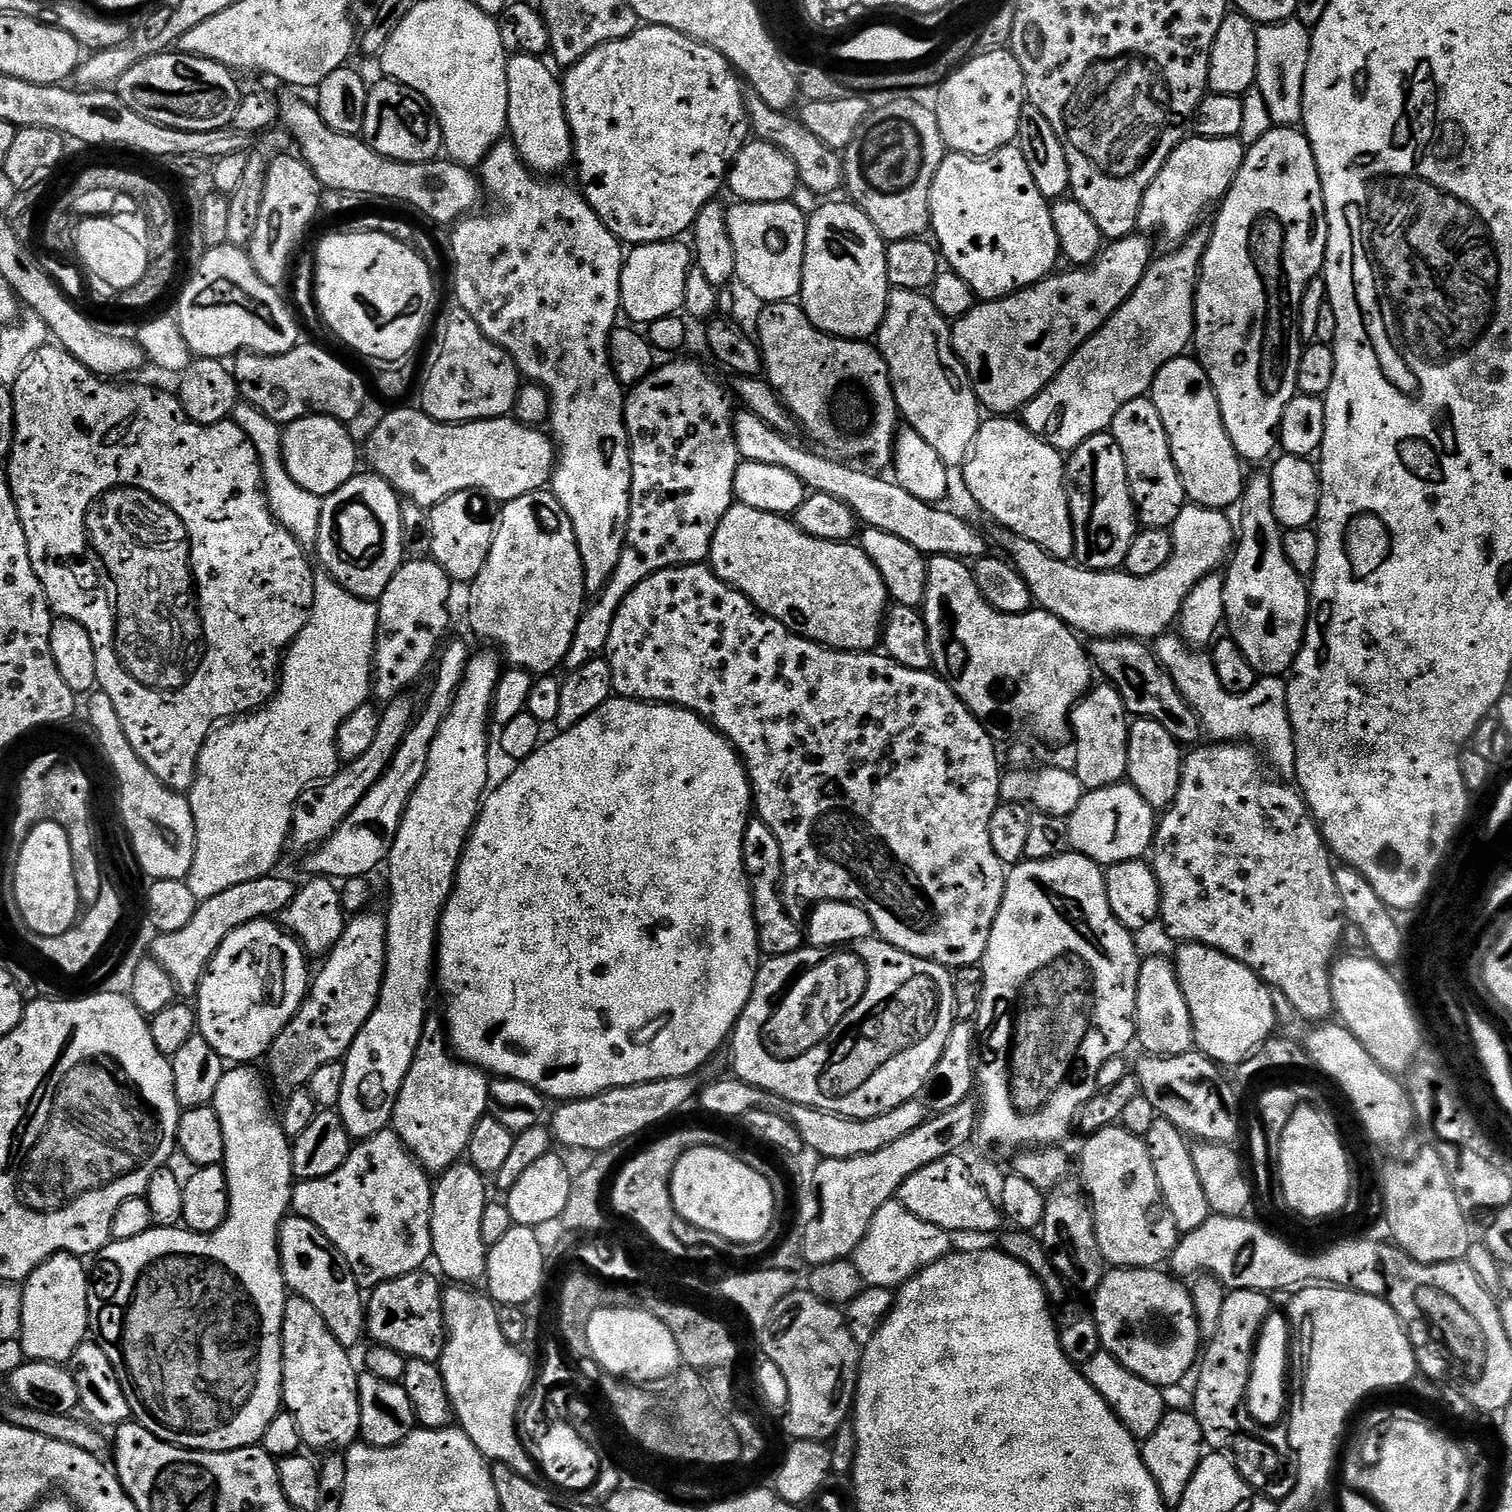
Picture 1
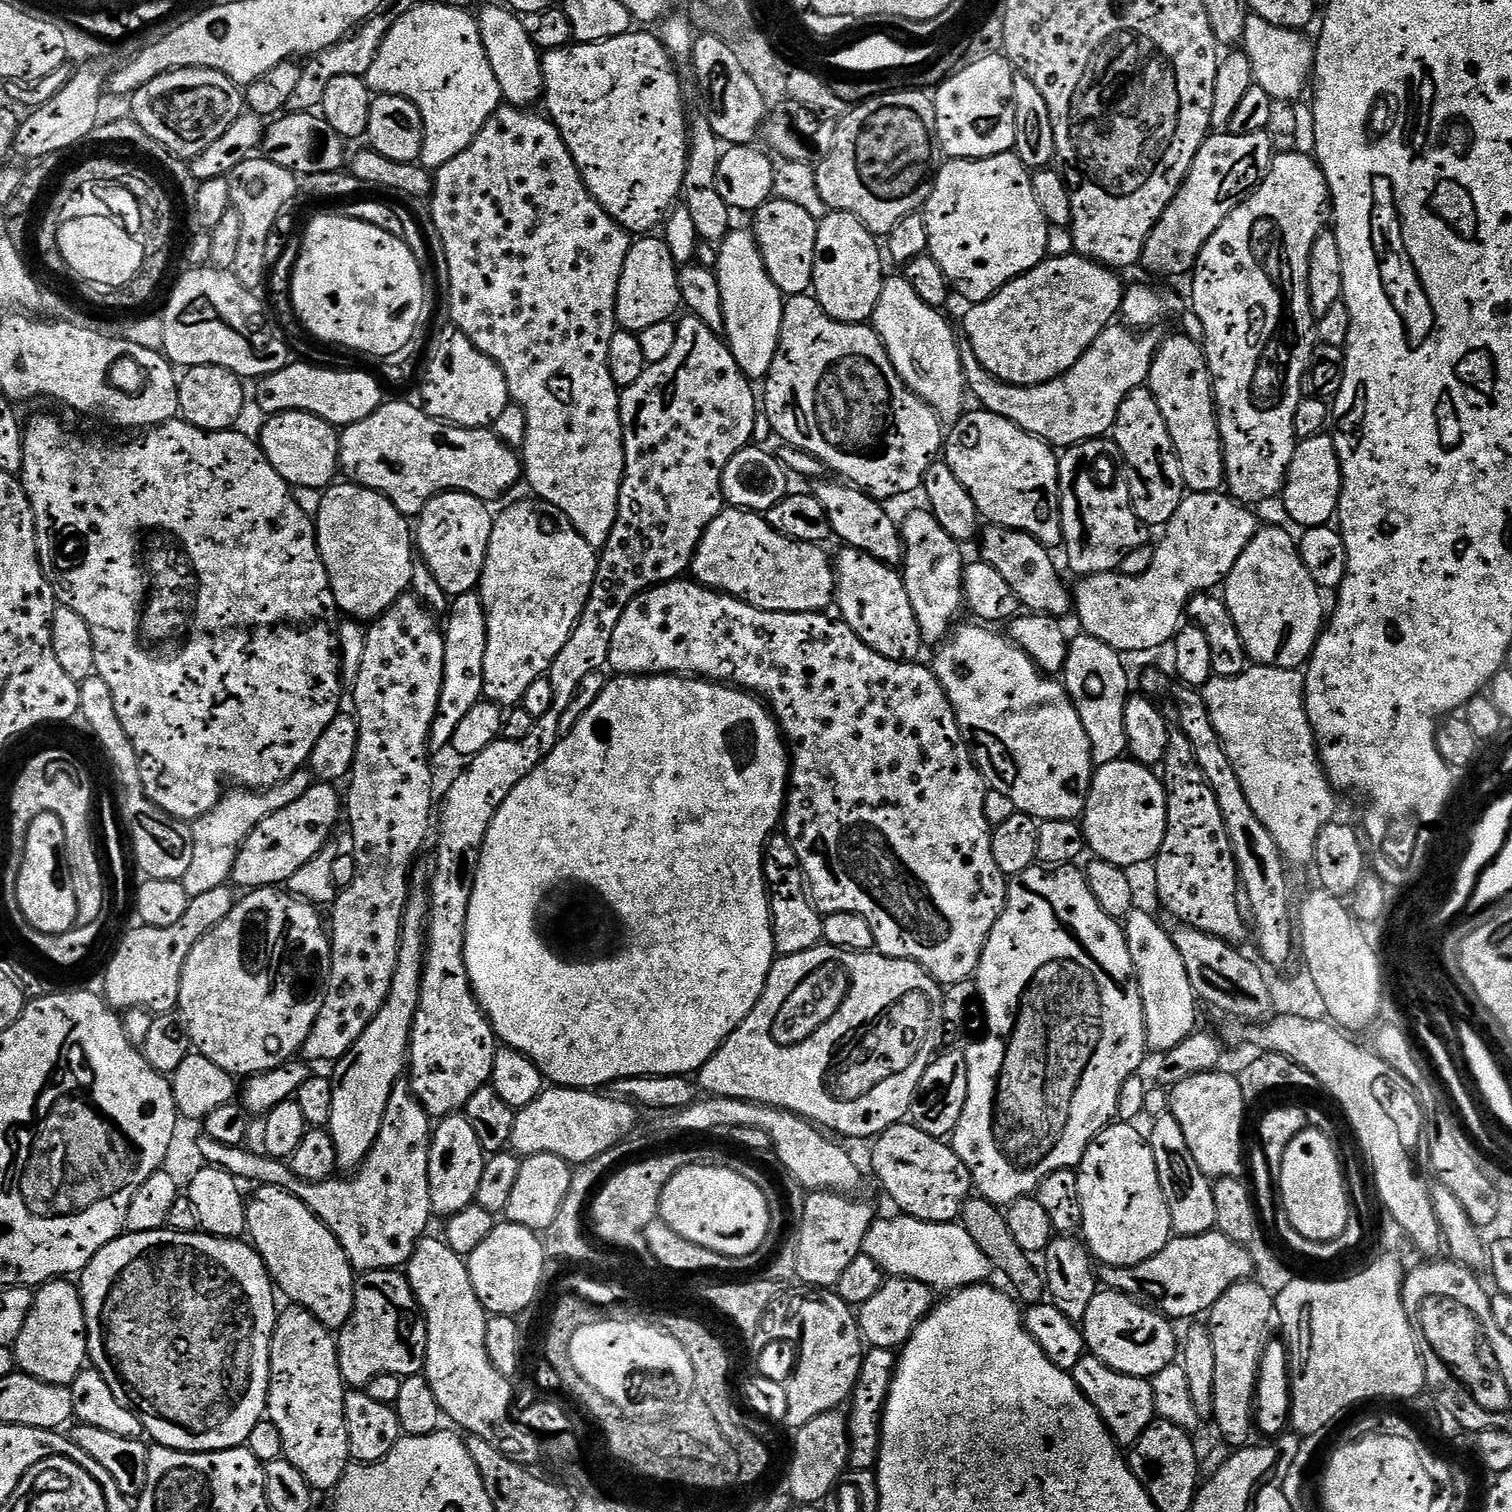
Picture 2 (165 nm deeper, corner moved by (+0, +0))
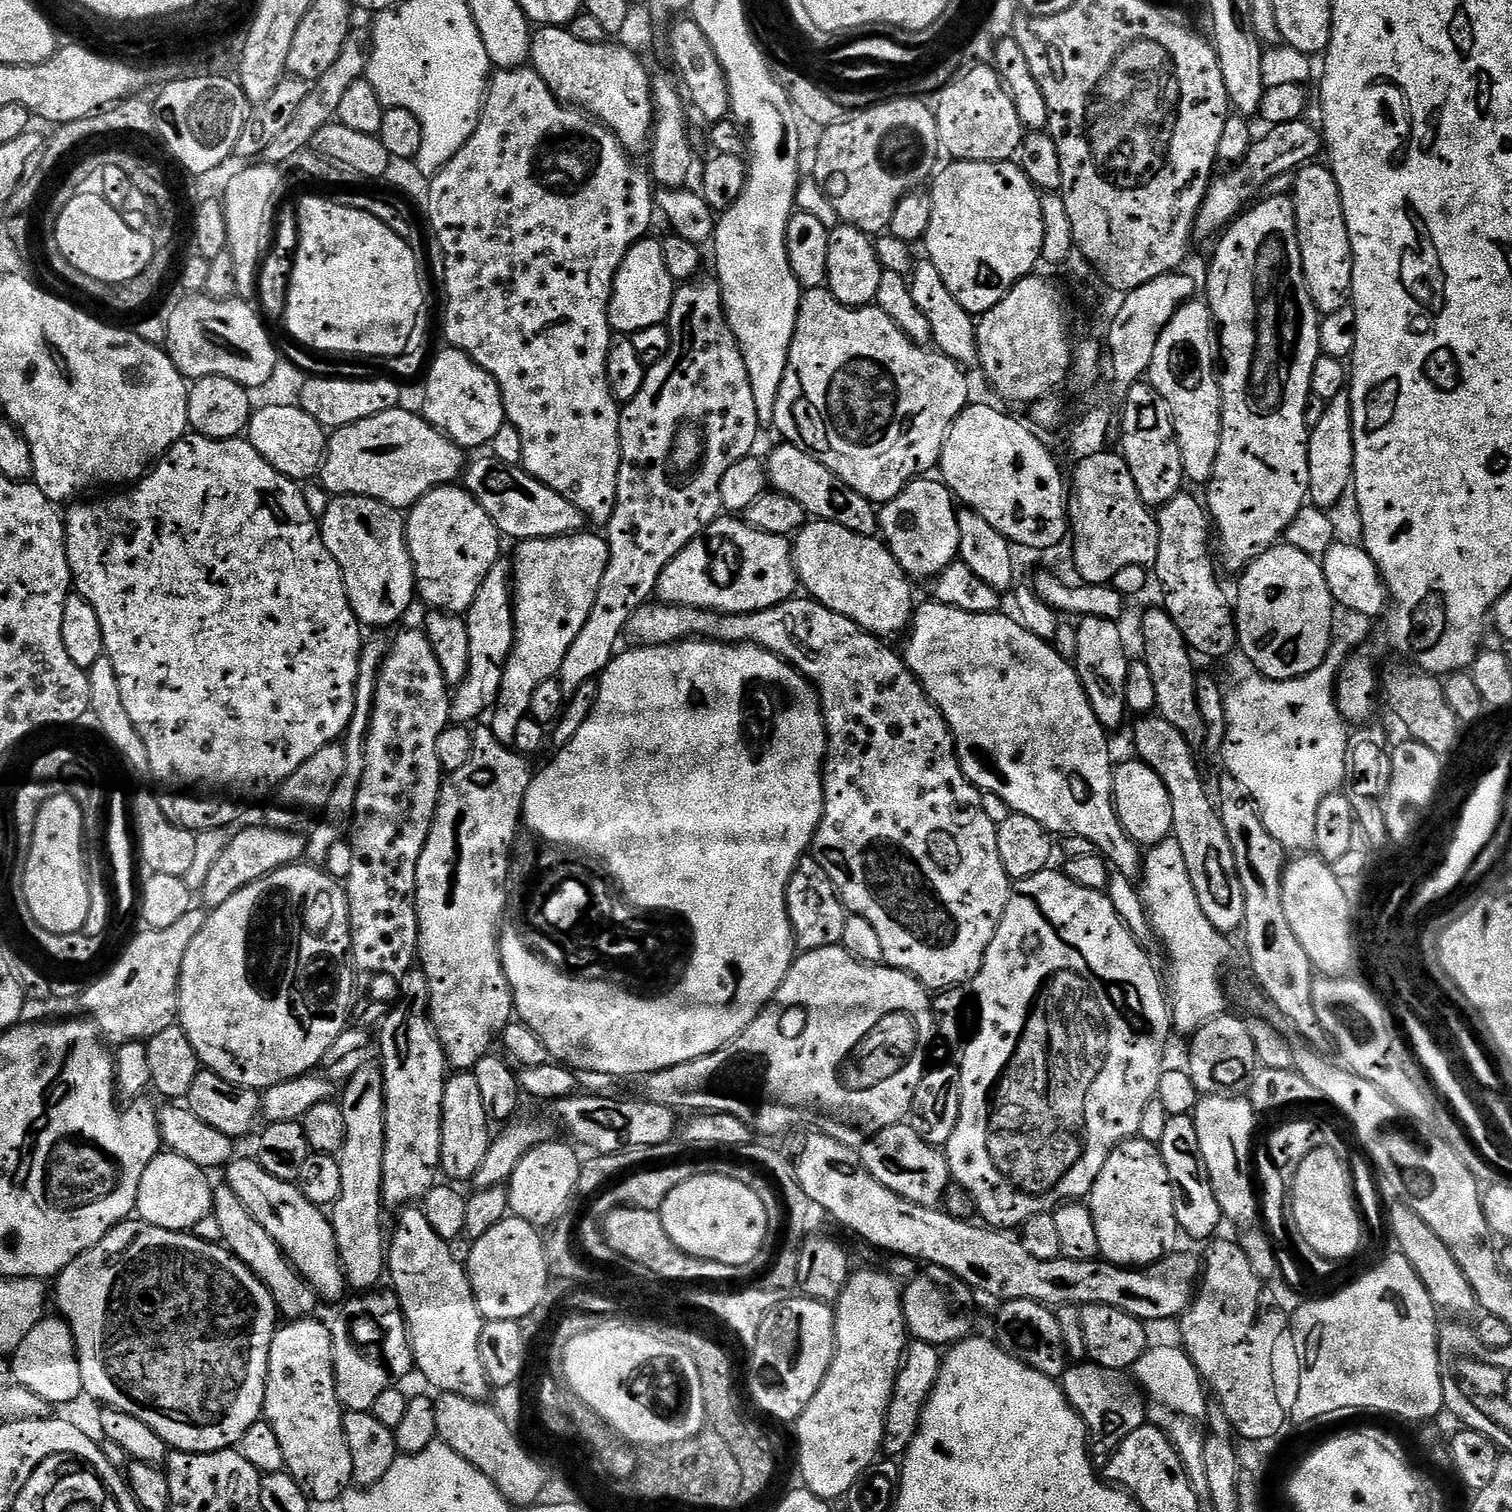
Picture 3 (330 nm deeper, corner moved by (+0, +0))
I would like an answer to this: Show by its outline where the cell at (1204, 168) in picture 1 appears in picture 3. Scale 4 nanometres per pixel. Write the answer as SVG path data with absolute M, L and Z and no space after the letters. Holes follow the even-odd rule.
M1307 119L1277 124L1270 134L1262 141L1253 143L1252 149L1245 154L1244 159L1235 165L1225 176L1217 175L1208 187L1206 198L1200 207L1200 213L1196 216L1195 239L1208 240L1212 235L1224 230L1249 207L1252 195L1263 189L1274 178L1279 175L1295 173L1297 169L1306 164L1311 164L1317 159L1316 156L1325 151L1324 138L1319 127L1308 124Z

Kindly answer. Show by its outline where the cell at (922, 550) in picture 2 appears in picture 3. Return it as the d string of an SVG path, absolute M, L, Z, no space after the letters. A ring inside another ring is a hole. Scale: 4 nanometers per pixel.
M917 478L904 487L902 494L883 505L878 512L878 528L894 558L913 581L931 581L946 566L957 563L960 554L957 501L948 485L939 479Z

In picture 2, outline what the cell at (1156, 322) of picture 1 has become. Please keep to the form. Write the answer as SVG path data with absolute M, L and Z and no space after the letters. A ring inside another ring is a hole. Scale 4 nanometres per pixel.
M1113 322L1094 338L1082 358L1070 366L1062 375L1055 376L1045 384L1033 384L1031 386L1017 386L1014 384L1003 384L974 354L974 350L968 343L960 345L960 357L964 367L964 382L967 391L977 400L979 407L985 412L993 412L1010 422L1014 422L1022 430L1026 430L1031 436L1037 436L1039 440L1056 450L1067 450L1073 444L1083 444L1086 440L1098 440L1107 437L1116 425L1118 410L1126 398L1136 388L1143 388L1148 383L1148 375L1152 369L1152 363L1156 357L1158 340L1151 336L1148 330L1133 330L1120 322Z

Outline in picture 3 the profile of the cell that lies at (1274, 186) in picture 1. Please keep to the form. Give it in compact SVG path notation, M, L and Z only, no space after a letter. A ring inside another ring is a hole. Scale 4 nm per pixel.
M1287 195L1270 196L1261 204L1253 203L1251 207L1240 213L1219 237L1220 245L1212 256L1212 265L1208 268L1208 296L1206 303L1212 311L1212 319L1218 329L1218 352L1224 355L1224 368L1219 373L1220 381L1220 445L1218 458L1214 462L1214 474L1206 485L1206 507L1213 525L1220 527L1220 548L1224 551L1224 564L1233 574L1239 574L1248 564L1258 558L1266 550L1283 537L1285 530L1293 522L1295 516L1303 510L1309 499L1310 462L1308 461L1308 428L1304 421L1308 396L1312 395L1310 374L1314 374L1314 362L1322 355L1320 350L1320 321L1314 302L1308 293L1302 270L1302 254L1298 246L1296 233L1296 215L1291 199Z

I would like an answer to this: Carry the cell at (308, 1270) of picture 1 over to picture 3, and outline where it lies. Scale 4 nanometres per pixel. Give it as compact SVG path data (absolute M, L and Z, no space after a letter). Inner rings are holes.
M254 1158L233 1159L227 1165L227 1172L228 1188L234 1190L238 1202L246 1206L254 1222L258 1222L262 1230L274 1238L274 1242L284 1251L284 1257L292 1263L297 1276L312 1287L321 1301L343 1301L346 1296L344 1270L340 1267L332 1221L325 1209L321 1205L312 1204L310 1198L306 1198L306 1194L302 1194L293 1181L274 1178L274 1174L267 1172Z

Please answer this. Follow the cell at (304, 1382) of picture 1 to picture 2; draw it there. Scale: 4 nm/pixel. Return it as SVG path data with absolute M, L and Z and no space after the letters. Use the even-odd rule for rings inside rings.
M288 1306L285 1312L283 1309L277 1315L276 1329L272 1335L266 1416L274 1422L274 1426L278 1426L278 1432L282 1434L283 1459L298 1466L298 1470L302 1470L302 1478L306 1478L308 1485L317 1493L331 1493L335 1490L350 1463L350 1442L344 1413L345 1391L346 1385L340 1373L337 1337L318 1317L304 1308Z

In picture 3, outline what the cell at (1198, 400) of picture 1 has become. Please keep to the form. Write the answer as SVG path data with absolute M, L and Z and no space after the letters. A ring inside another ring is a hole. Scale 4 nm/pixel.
M1193 298L1188 301L1187 304L1183 304L1173 317L1170 318L1170 322L1162 330L1161 337L1158 338L1158 344L1154 349L1153 362L1149 366L1146 373L1147 383L1154 386L1154 390L1158 390L1158 394L1162 394L1162 398L1166 398L1166 406L1170 406L1170 414L1172 415L1172 421L1174 422L1174 430L1176 431L1176 441L1180 447L1180 453L1182 454L1182 466L1184 467L1185 481L1191 482L1192 480L1200 486L1207 485L1214 474L1214 462L1218 458L1218 446L1220 445L1220 381L1218 379L1218 368L1212 365L1212 352L1214 356L1214 321L1212 319L1212 311L1208 309L1207 303L1203 299Z

